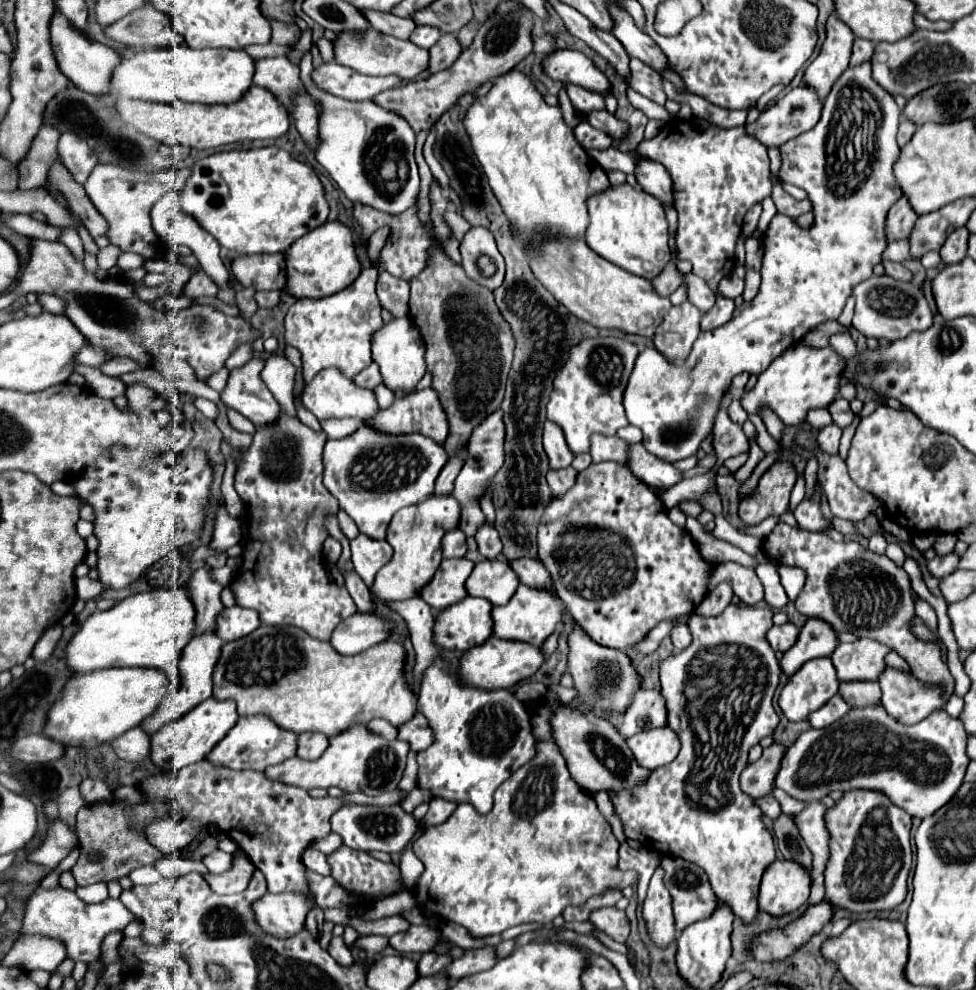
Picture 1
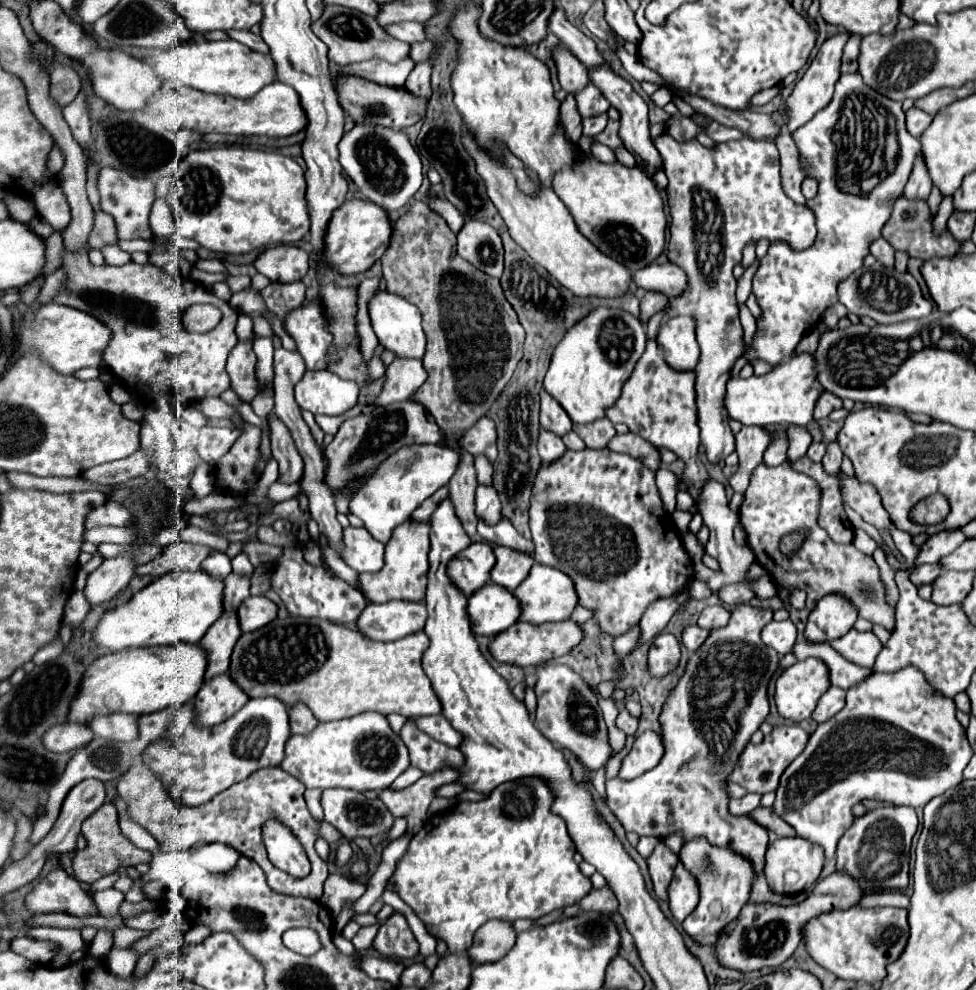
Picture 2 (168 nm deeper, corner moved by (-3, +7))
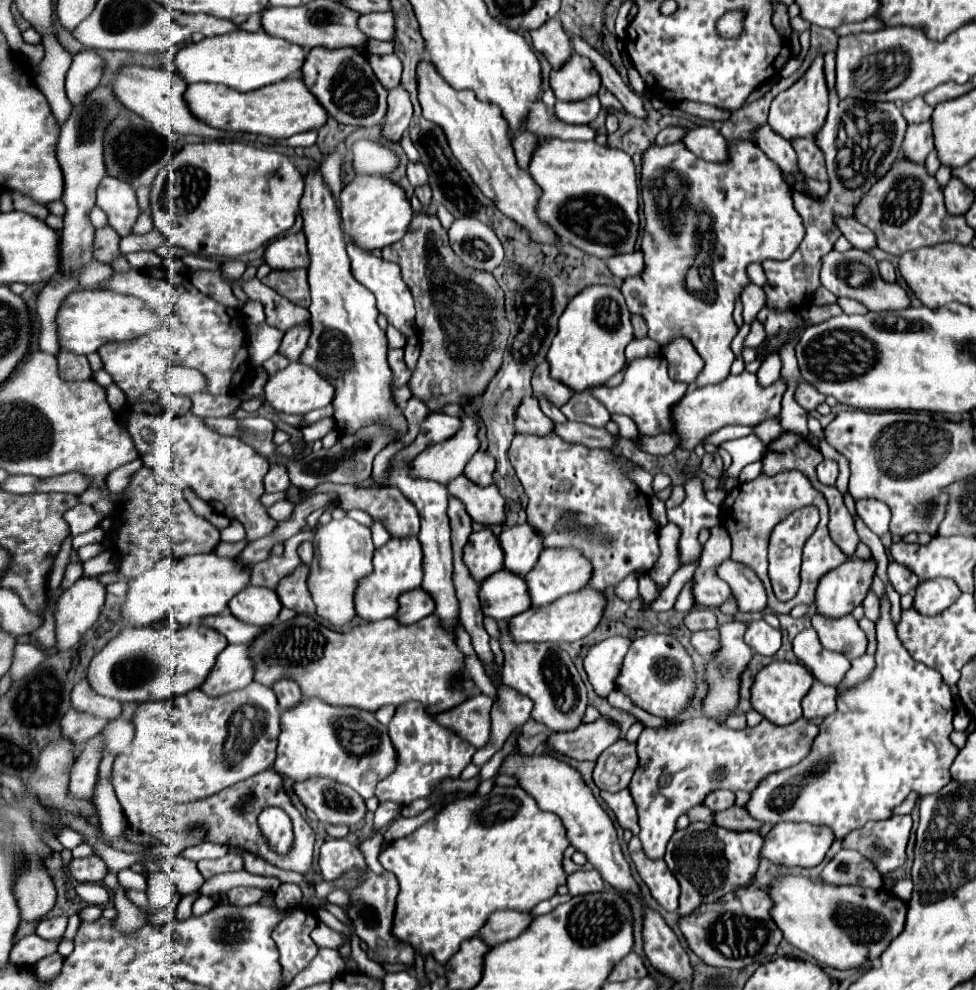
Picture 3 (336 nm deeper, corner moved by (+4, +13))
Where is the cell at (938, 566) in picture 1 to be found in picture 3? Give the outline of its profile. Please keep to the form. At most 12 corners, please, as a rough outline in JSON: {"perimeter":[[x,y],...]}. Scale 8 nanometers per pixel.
{"perimeter":[[888,564],[888,580],[900,596],[920,582],[906,566]]}

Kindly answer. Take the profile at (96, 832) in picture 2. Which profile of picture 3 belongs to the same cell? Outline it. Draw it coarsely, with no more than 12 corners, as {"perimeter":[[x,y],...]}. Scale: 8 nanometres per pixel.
{"perimeter":[[74,858],[78,882],[102,882],[108,869],[101,858]]}

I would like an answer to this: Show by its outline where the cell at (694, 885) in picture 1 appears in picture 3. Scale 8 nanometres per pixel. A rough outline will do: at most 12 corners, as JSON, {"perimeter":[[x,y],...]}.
{"perimeter":[[636,836],[628,850],[658,904],[678,910],[680,888],[664,860],[646,858]]}

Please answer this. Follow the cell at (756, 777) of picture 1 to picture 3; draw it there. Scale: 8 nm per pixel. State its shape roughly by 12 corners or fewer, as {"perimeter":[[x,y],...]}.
{"perimeter":[[708,718],[636,742],[630,794],[644,854],[720,788],[802,762],[818,724]]}

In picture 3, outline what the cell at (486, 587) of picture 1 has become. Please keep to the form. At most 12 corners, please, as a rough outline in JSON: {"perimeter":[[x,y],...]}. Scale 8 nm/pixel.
{"perimeter":[[528,522],[502,530],[504,568],[526,576],[544,550]]}

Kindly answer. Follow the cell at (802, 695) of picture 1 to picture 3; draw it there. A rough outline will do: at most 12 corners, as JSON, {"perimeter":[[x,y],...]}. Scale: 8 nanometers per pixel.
{"perimeter":[[774,660],[756,674],[750,704],[788,726],[814,678],[802,664]]}

